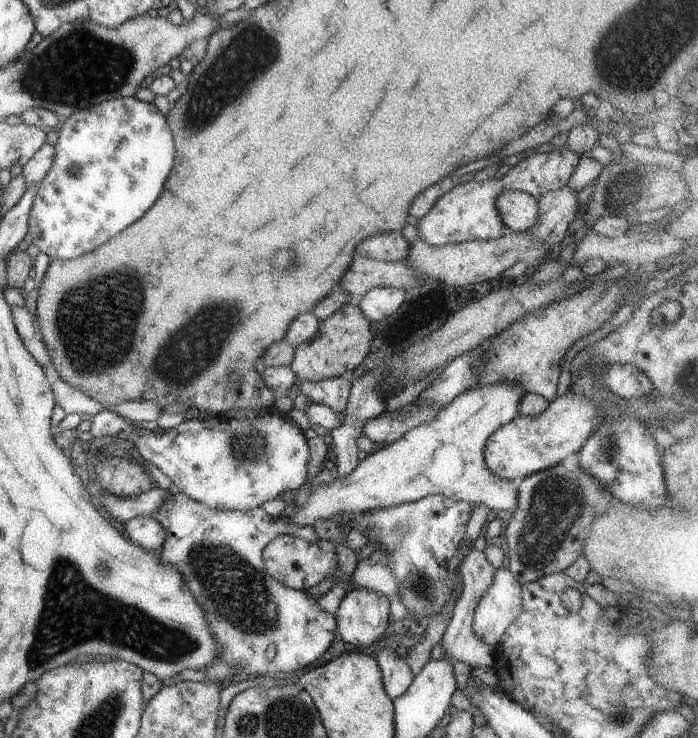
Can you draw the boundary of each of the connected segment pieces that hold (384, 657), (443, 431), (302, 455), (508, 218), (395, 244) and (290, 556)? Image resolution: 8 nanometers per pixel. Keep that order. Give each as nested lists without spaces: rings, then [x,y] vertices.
[[[382,648],[376,656],[386,694],[392,700],[402,696],[412,681],[414,674],[410,670],[410,665],[390,648]]]
[[[502,382],[474,387],[456,396],[432,422],[416,426],[398,440],[378,449],[354,467],[346,478],[320,484],[297,502],[296,512],[285,518],[298,526],[313,526],[318,520],[339,520],[350,514],[365,515],[372,510],[416,502],[428,495],[442,495],[470,504],[486,504],[500,512],[514,512],[518,491],[511,480],[502,480],[484,464],[486,442],[500,426],[518,416],[518,404],[525,392],[522,386]]]
[[[103,408],[98,414],[93,417],[87,417],[91,424],[91,430],[93,437],[112,437],[120,438],[120,440],[130,440],[133,443],[134,448],[139,452],[141,458],[144,458],[146,462],[149,462],[152,466],[159,468],[170,480],[173,482],[173,490],[182,492],[186,496],[205,504],[207,507],[216,510],[229,510],[229,511],[247,511],[252,510],[256,507],[262,507],[262,504],[266,500],[274,500],[274,498],[281,498],[284,492],[299,492],[301,487],[308,478],[308,460],[310,460],[310,452],[308,449],[308,440],[304,437],[304,431],[296,424],[292,424],[290,420],[284,420],[285,414],[276,410],[271,409],[260,409],[260,410],[244,410],[241,408],[234,408],[234,410],[227,410],[225,413],[217,414],[204,419],[188,419],[187,421],[181,422],[178,426],[172,429],[162,430],[161,433],[156,434],[156,430],[146,429],[141,425],[129,423],[125,418],[122,418],[113,409]]]
[[[504,190],[494,202],[502,222],[514,232],[527,232],[540,220],[537,199],[531,194]]]
[[[399,231],[384,232],[384,234],[374,234],[360,242],[355,252],[372,260],[398,262],[406,260],[406,254],[410,250],[409,244]]]
[[[278,535],[263,550],[263,562],[270,576],[280,584],[296,590],[308,590],[312,586],[334,576],[338,572],[336,546],[330,541],[308,542],[290,535]]]

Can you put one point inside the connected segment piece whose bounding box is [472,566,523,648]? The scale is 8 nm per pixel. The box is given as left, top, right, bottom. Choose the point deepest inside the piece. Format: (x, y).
(501, 604)

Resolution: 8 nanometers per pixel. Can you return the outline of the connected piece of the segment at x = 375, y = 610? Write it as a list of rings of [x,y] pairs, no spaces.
[[[355,587],[350,590],[340,602],[338,610],[335,612],[337,633],[349,648],[366,648],[374,644],[382,636],[391,622],[390,618],[390,599],[382,592],[369,590],[368,588]]]

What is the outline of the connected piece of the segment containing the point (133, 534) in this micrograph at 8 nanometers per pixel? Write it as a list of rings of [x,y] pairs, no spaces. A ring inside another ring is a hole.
[[[136,516],[124,524],[126,538],[146,552],[155,552],[164,544],[166,531],[158,520],[151,516]]]

